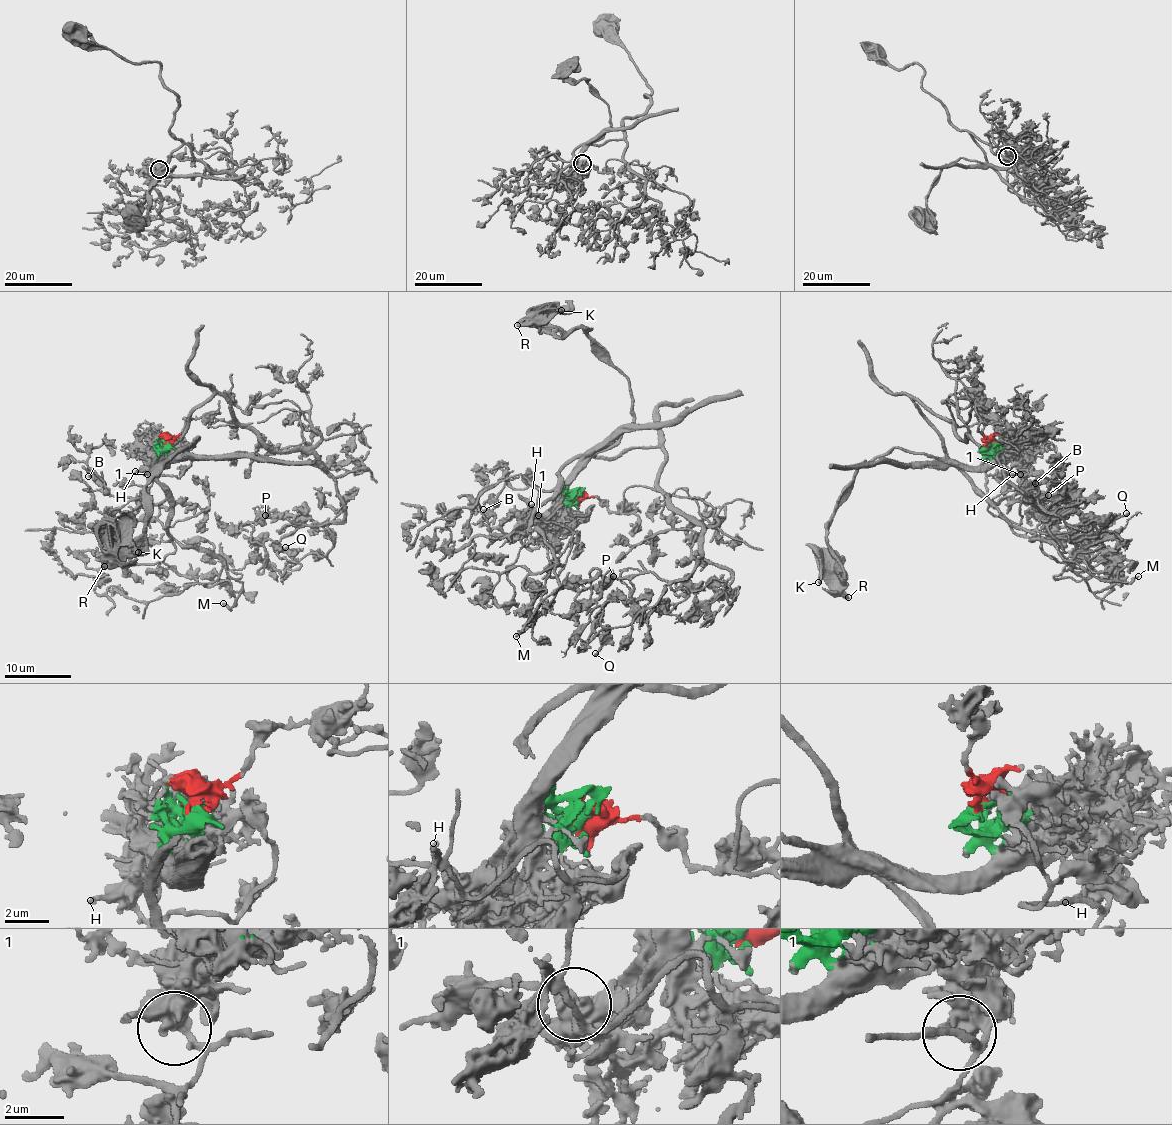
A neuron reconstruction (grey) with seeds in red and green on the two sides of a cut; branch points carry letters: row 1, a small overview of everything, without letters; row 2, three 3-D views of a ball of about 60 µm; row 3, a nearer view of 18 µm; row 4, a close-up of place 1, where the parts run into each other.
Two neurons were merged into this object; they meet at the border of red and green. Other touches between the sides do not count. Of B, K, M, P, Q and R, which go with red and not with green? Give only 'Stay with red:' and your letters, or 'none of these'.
Stay with red: B, M, P, Q

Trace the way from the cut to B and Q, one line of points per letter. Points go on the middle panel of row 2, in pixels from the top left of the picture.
B: (578, 494), (620, 510), (628, 487), (652, 488), (663, 450), (579, 456), (550, 490), (506, 479), (483, 510)
Q: (578, 494), (613, 512), (628, 487), (658, 487), (702, 528), (693, 571), (629, 624), (608, 630), (595, 653)

